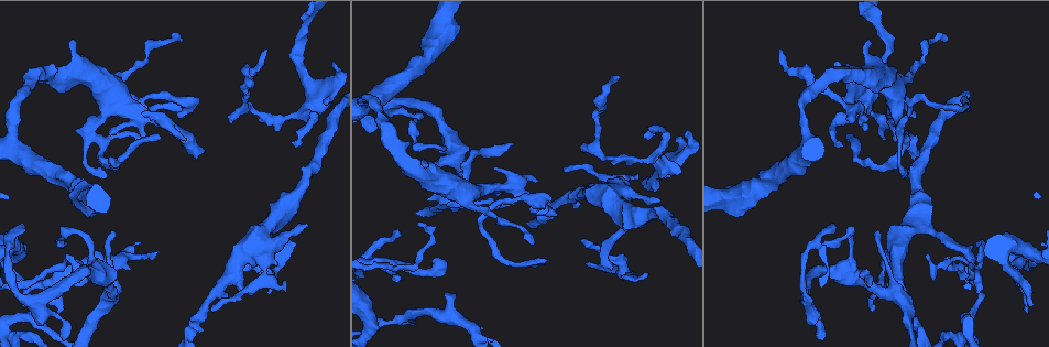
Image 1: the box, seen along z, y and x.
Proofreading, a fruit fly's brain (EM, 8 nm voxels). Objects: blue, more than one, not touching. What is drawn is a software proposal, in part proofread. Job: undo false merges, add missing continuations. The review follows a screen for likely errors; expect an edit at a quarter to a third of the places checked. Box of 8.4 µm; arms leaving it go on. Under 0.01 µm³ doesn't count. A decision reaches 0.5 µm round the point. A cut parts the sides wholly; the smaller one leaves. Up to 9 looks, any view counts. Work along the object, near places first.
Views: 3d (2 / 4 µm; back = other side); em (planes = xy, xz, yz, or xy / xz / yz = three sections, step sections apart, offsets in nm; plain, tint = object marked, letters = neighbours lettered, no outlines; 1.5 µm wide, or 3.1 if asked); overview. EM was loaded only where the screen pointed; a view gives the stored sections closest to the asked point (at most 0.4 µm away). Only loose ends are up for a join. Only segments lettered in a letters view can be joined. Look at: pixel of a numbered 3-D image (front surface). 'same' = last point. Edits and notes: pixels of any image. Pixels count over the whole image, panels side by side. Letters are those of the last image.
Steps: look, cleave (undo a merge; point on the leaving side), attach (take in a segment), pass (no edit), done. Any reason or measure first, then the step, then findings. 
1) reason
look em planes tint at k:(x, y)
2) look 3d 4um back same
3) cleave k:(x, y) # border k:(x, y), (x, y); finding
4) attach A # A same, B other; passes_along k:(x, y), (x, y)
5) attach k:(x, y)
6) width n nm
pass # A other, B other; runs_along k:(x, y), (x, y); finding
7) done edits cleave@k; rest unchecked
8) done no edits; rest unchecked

look 3d 4um at 1:(916, 152)

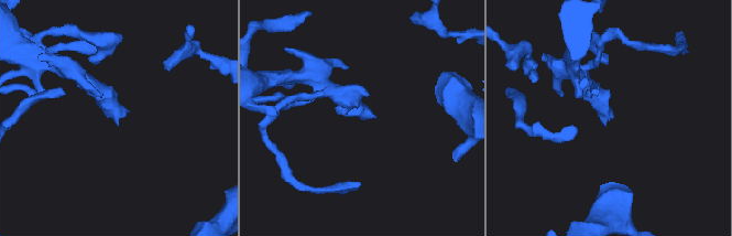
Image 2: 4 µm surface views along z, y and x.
look em planes tint at 2:(126, 108)

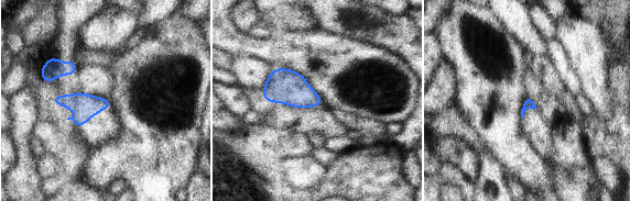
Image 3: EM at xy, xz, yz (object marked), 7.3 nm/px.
see the neighbours
look em planes letters same

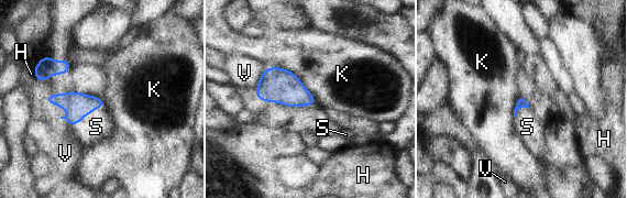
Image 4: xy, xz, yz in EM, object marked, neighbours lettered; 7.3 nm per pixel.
longest_contact K 380 nm
attach S # H other, K other, S same, V other; passes_along 4:(77, 105), (87, 113), (96, 127); the neuron continues

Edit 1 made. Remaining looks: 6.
look overview

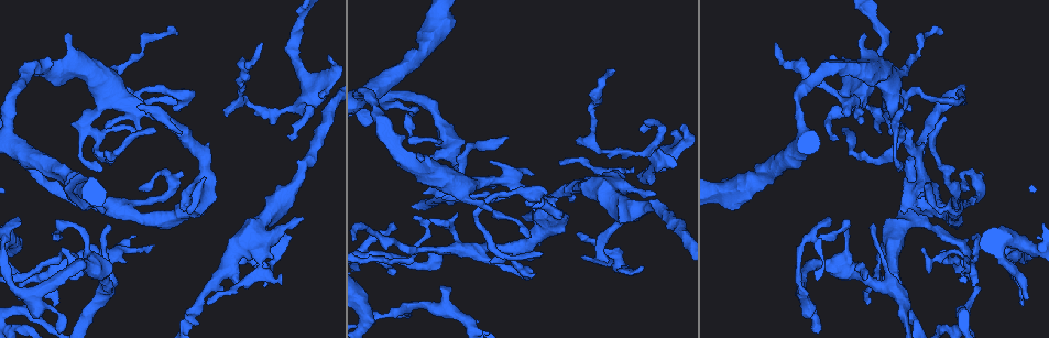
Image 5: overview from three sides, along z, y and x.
an open end
look em planes plain at 5:(439, 287)

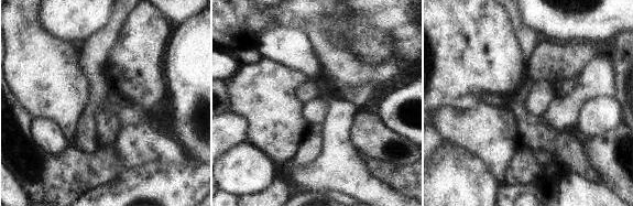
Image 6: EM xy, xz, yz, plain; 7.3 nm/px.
with the object marked
look em planes tint same

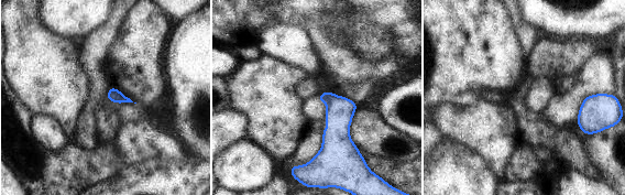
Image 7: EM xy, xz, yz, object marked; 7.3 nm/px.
look em planes letters same

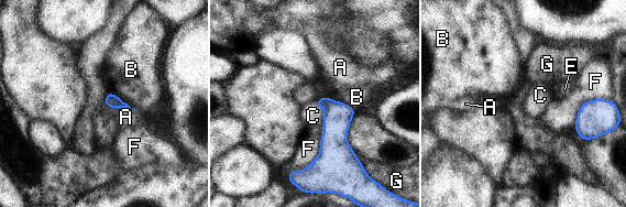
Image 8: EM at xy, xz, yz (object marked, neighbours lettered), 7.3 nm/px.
longest_contact F 400 nm
pass # A other, B other, C other, E other, F other, G other; border 8:(315, 104), (324, 110), (324, 126); no lettered segment goes on from it

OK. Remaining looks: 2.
an open end
look em planes tint at 5:(239, 285)

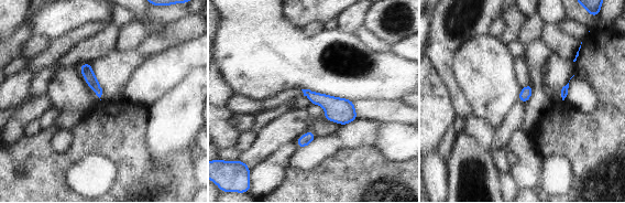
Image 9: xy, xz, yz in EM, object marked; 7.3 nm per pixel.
look em planes letters same

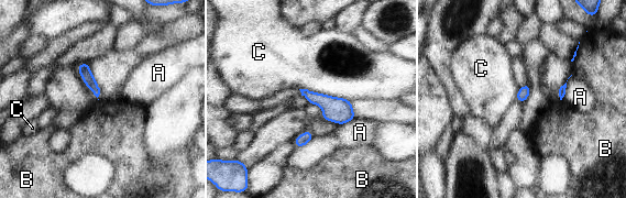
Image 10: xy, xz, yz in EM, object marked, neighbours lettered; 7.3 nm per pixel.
pass # A other, B other, C other; none of them fits

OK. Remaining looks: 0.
done edits attach@4; rest unchecked

